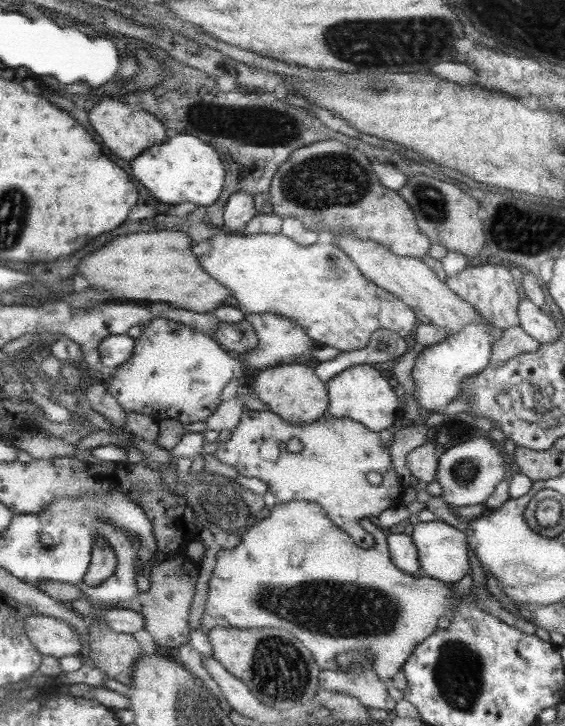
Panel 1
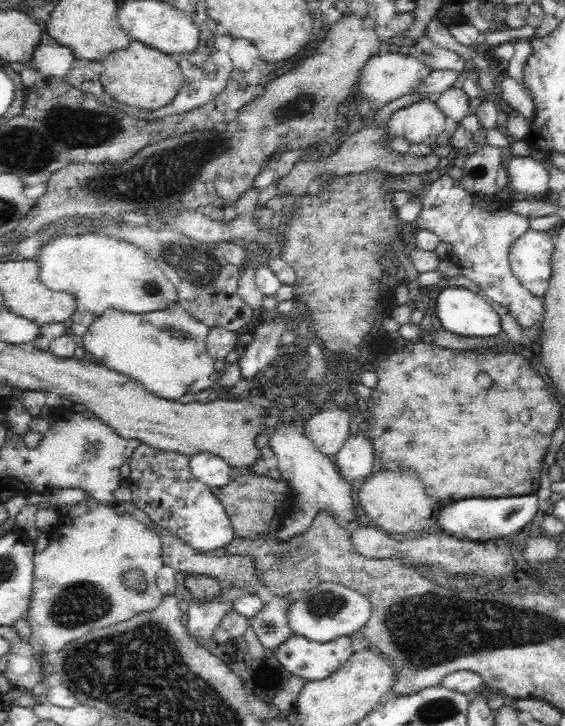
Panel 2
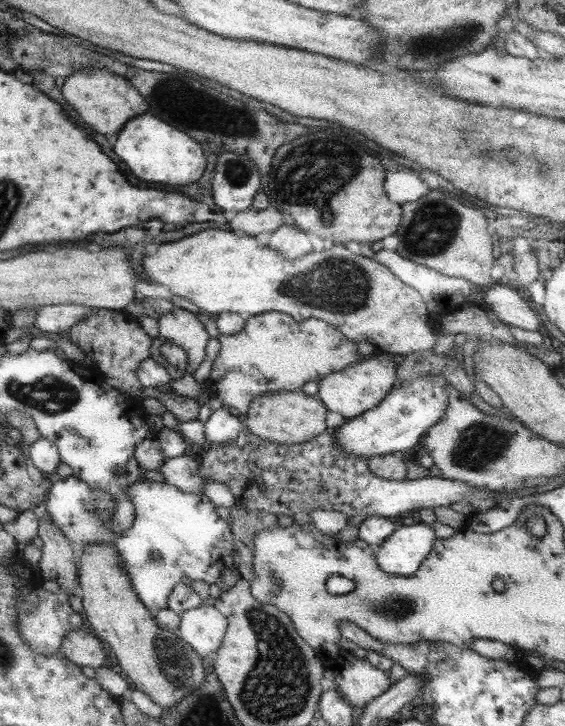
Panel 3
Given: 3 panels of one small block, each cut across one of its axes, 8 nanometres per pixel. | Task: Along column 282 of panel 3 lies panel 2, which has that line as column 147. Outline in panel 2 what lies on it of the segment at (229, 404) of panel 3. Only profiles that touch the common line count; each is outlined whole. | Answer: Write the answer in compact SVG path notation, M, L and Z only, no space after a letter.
M177 302L164 310L146 314L108 309L91 322L80 343L100 366L134 378L160 398L178 401L184 394L195 395L216 387L220 374L207 351L206 339L210 329Z

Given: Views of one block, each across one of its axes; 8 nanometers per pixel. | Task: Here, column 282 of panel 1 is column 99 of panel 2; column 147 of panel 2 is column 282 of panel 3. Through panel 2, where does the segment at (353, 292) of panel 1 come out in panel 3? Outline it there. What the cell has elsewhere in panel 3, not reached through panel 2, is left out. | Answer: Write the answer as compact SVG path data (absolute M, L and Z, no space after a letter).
M203 230L181 240L161 243L157 252L141 259L143 272L153 283L169 289L172 295L191 301L201 313L216 316L219 313L237 313L254 316L275 311L288 314L298 322L317 318L337 327L351 342L369 342L390 355L414 352L431 353L437 334L437 321L431 317L422 296L413 287L406 286L382 263L373 258L353 255L343 245L329 250L309 252L293 260L283 257L271 247L258 242L257 237L224 230Z

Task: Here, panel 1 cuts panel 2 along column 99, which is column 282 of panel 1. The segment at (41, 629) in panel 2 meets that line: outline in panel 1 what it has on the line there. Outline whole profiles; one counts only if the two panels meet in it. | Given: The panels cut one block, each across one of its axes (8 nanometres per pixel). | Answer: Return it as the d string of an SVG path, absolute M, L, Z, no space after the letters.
M289 501L285 503L277 503L273 508L270 508L269 516L262 518L255 526L251 526L245 534L240 535L240 541L235 547L230 549L220 548L215 555L215 566L212 569L211 576L208 580L208 593L203 609L203 618L201 618L200 628L205 634L212 627L234 627L239 629L257 629L257 628L283 628L283 630L291 630L291 635L298 639L302 646L314 658L314 662L323 670L335 670L335 656L343 652L364 652L366 656L372 658L374 662L374 671L378 675L378 679L383 682L391 680L399 669L401 669L406 661L414 653L414 649L425 641L437 629L437 620L441 617L452 617L452 612L459 609L459 603L475 603L481 606L477 597L469 590L467 594L458 595L453 592L454 584L457 582L439 582L425 575L407 574L390 561L390 551L386 541L386 531L379 526L374 525L367 518L365 520L365 528L367 532L375 539L375 544L371 547L360 546L356 540L353 540L350 535L343 531L340 527L335 526L329 515L318 505L318 503L309 501Z

